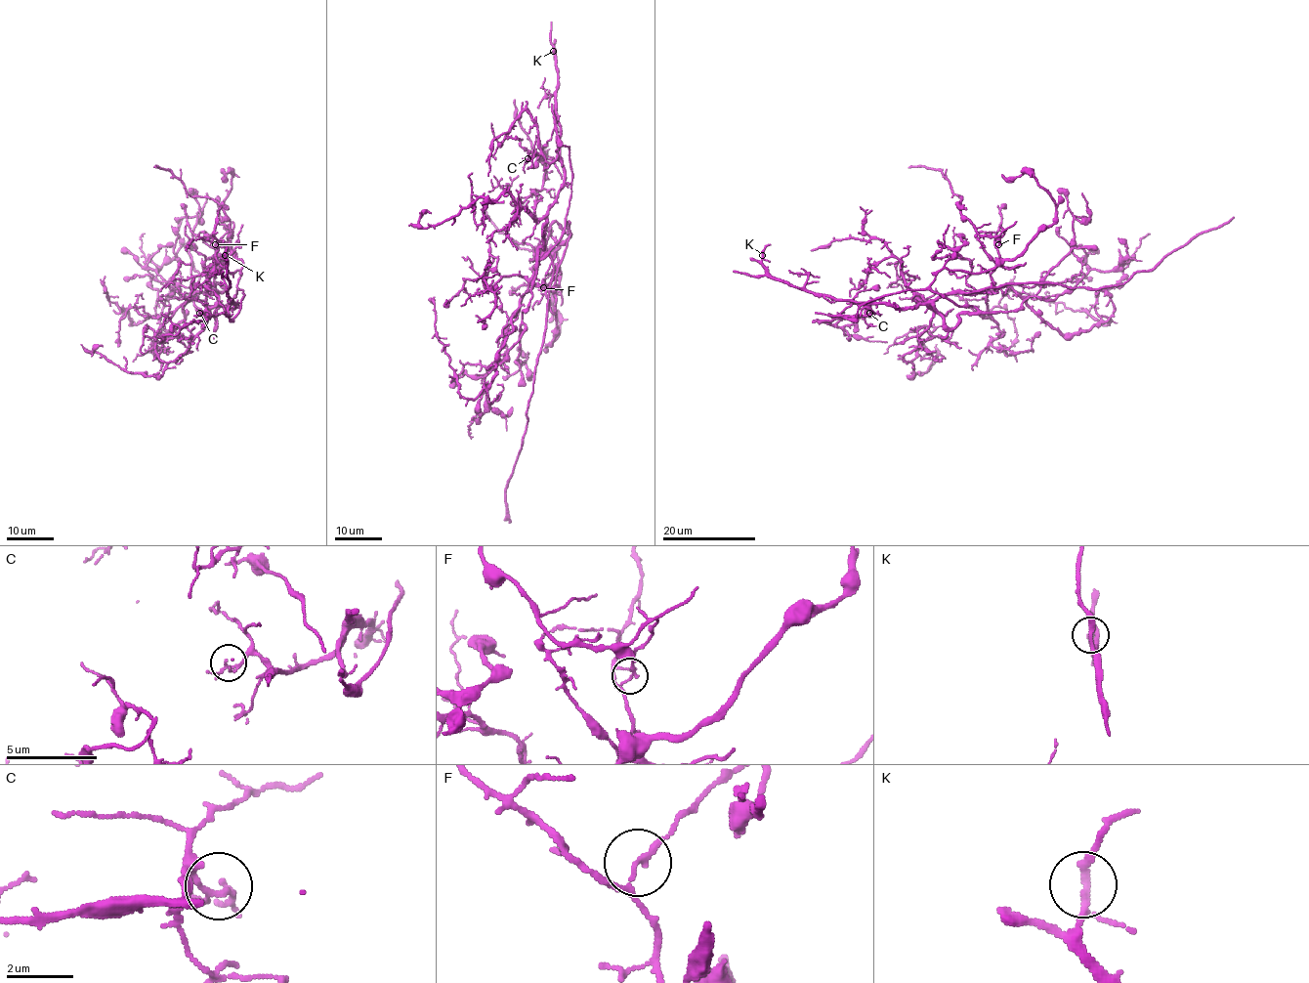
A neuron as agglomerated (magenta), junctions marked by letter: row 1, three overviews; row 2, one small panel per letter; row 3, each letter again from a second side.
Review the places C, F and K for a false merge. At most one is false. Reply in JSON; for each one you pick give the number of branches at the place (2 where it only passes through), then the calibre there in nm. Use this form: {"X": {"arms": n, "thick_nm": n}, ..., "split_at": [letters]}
{"F": {"arms": 3, "thick_nm": 120}, "split_at": ["F"]}

